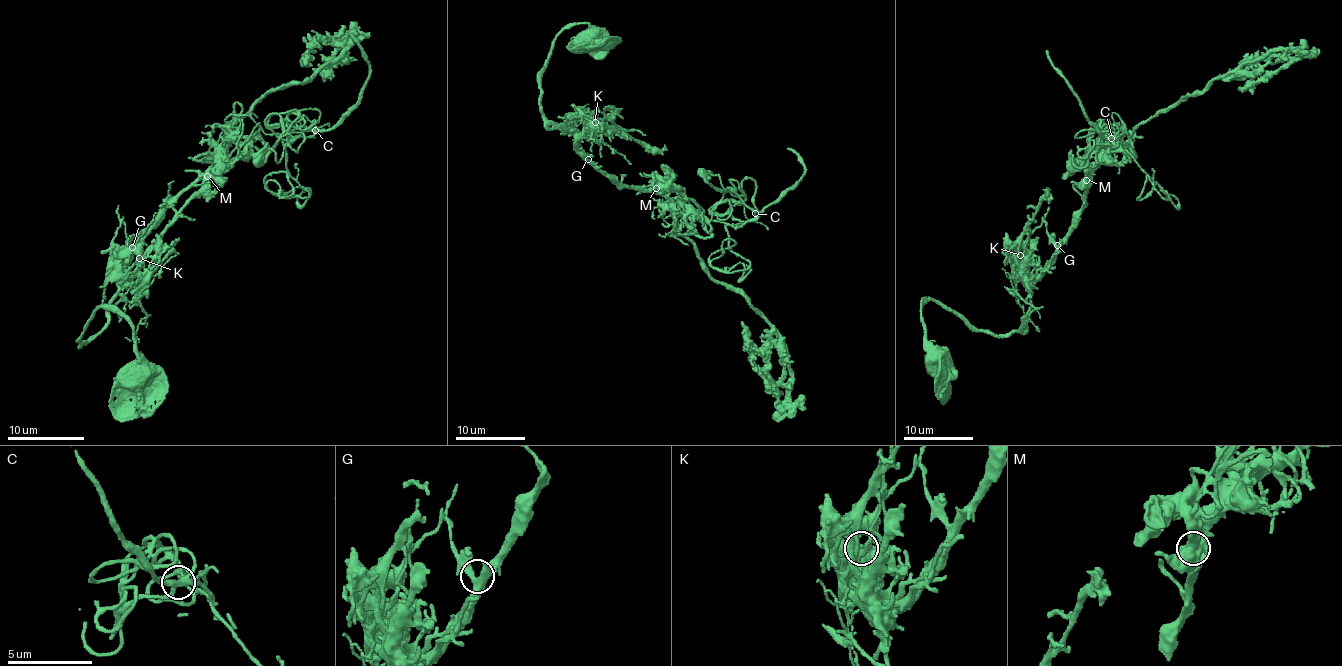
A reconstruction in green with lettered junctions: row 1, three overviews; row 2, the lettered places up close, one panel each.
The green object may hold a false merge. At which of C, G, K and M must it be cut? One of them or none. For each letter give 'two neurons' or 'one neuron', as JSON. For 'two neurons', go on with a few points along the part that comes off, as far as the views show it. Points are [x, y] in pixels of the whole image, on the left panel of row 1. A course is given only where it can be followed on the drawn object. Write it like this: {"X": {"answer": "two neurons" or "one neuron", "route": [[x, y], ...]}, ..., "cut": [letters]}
{"C": {"answer": "one neuron"}, "G": {"answer": "one neuron"}, "K": {"answer": "one neuron"}, "M": {"answer": "two neurons", "route": [[206, 176], [212, 176], [254, 134], [331, 128], [357, 101], [369, 77], [367, 55], [350, 34]]}, "cut": ["M"]}

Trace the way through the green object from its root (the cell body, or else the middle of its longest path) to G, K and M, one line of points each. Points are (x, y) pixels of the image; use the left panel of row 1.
G: (135, 377), (141, 356), (122, 316), (101, 306), (88, 320), (80, 346), (105, 325), (132, 247)
K: (135, 377), (141, 356), (122, 316), (101, 306), (80, 339), (80, 346), (105, 325), (109, 300), (139, 258)
M: (135, 377), (141, 356), (122, 316), (101, 306), (80, 339), (80, 346), (105, 325), (130, 249), (206, 176)

